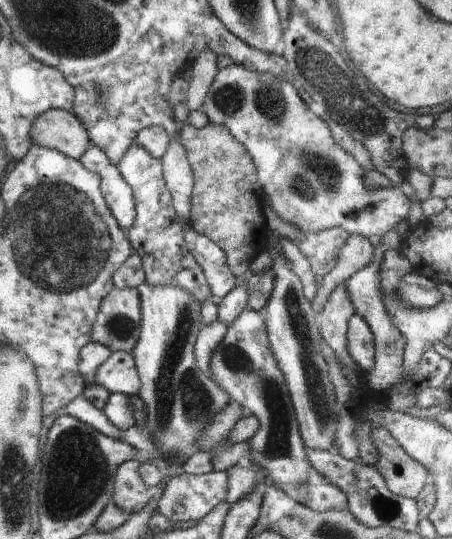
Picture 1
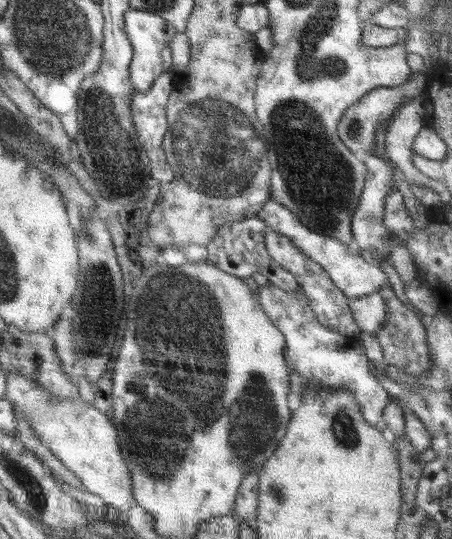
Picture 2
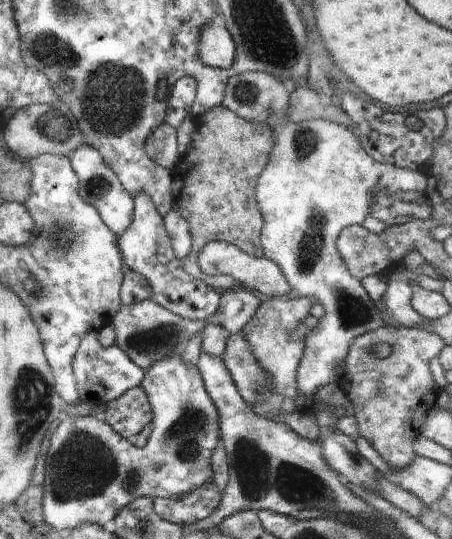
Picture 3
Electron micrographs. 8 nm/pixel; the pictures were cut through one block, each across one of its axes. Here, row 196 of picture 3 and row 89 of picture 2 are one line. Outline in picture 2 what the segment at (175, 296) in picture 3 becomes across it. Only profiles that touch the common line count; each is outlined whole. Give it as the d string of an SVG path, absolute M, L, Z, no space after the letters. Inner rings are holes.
M130 10L123 18L124 29L133 48L129 77L135 90L146 92L158 76L172 70L170 43L176 33L161 16L144 10Z

